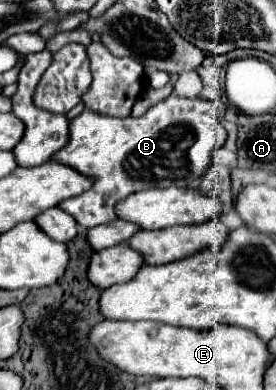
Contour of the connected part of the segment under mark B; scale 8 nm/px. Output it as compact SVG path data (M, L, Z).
M168 96L166 100L154 104L148 108L144 116L126 116L126 118L114 118L114 116L102 116L94 110L84 110L80 116L76 116L70 122L70 142L64 146L58 154L52 158L62 164L70 164L78 172L86 176L94 176L96 182L90 190L82 192L80 196L68 198L60 204L62 210L72 214L76 222L82 228L94 228L106 222L116 220L116 204L118 200L124 200L126 196L148 190L148 188L166 188L166 186L180 186L180 188L196 188L210 166L212 154L218 146L222 146L226 140L226 130L220 124L220 110L214 102L206 98L180 98L180 96Z

